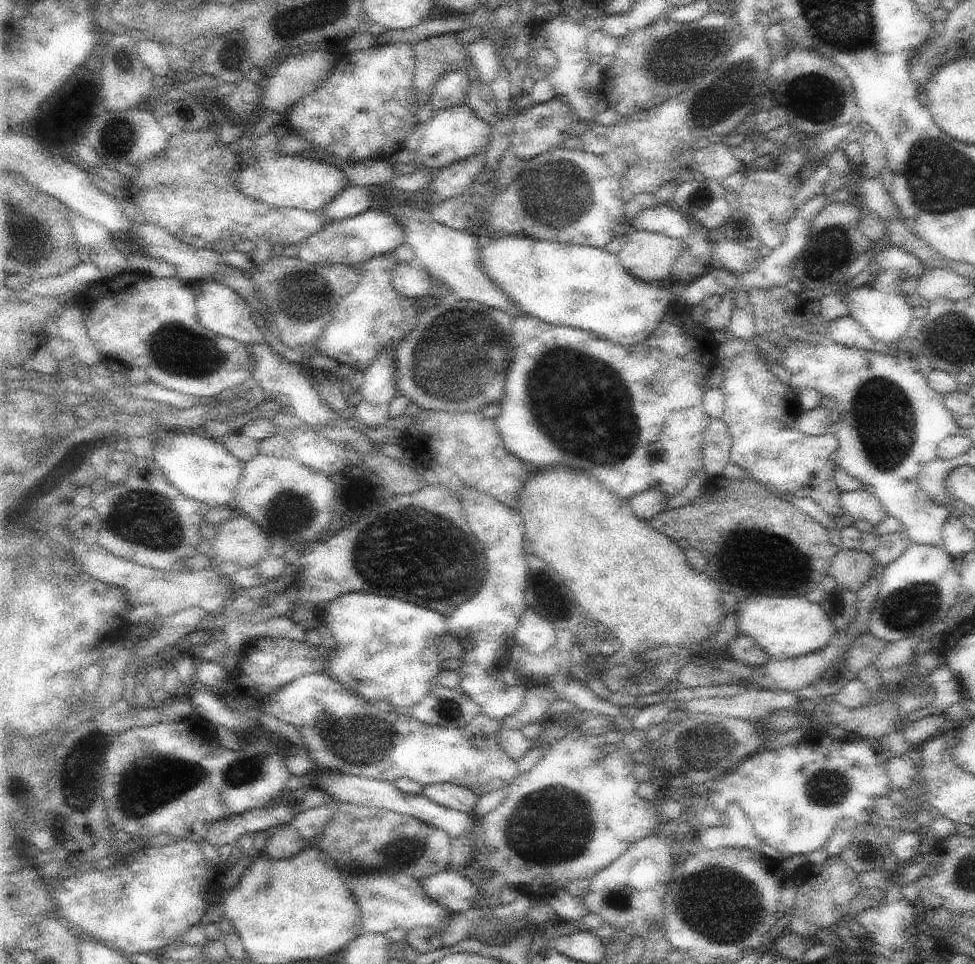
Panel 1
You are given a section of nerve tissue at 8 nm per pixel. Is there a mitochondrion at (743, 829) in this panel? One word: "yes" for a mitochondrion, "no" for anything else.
no

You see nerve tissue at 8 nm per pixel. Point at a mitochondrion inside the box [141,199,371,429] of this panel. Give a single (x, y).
(182, 352)

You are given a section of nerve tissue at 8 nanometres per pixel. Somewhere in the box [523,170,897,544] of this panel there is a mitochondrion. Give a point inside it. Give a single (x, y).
(830, 248)

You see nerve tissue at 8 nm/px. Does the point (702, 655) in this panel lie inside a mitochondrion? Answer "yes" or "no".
no

